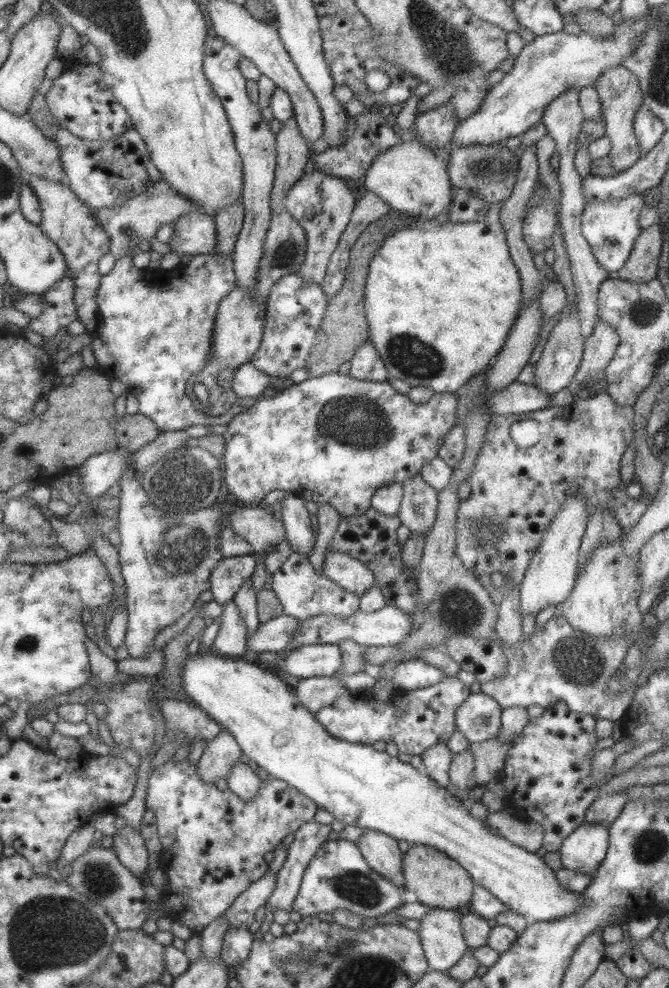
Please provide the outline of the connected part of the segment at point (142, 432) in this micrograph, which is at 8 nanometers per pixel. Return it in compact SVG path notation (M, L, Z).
M138 412L123 415L115 425L118 446L133 453L151 442L159 432L152 420Z

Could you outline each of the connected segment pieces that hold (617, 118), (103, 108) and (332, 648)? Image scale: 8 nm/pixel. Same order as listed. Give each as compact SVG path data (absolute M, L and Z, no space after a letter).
M619 67L608 68L607 71L601 73L601 77L592 86L597 91L597 97L599 97L603 134L610 139L611 143L611 150L607 156L609 164L618 172L621 172L641 157L632 122L635 111L642 103L643 94L639 90L637 78L629 70L622 70Z
M64 62L64 65L63 72L52 81L51 89L45 95L52 120L58 126L83 140L109 140L132 127L127 111L103 84L98 64L75 66Z
M307 644L291 649L285 658L277 657L273 665L281 672L299 679L330 677L340 667L339 647L333 644Z

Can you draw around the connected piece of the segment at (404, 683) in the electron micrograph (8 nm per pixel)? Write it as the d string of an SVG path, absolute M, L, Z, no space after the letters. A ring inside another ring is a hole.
M424 658L401 660L395 667L392 686L403 690L425 688L439 682L445 676L439 668L431 666Z

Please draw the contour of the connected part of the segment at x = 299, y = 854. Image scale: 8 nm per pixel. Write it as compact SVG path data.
M314 818L305 821L293 833L293 841L286 849L283 864L277 870L276 885L267 902L272 910L292 910L291 905L297 894L302 874L309 861L324 844L329 834L329 826L317 822Z

